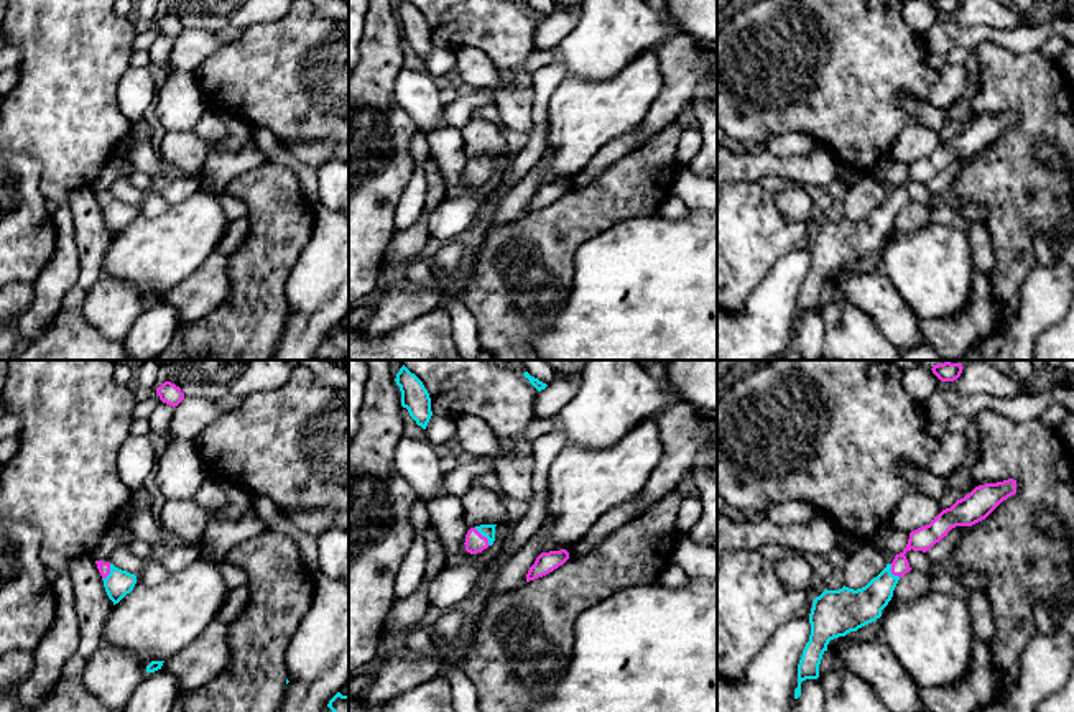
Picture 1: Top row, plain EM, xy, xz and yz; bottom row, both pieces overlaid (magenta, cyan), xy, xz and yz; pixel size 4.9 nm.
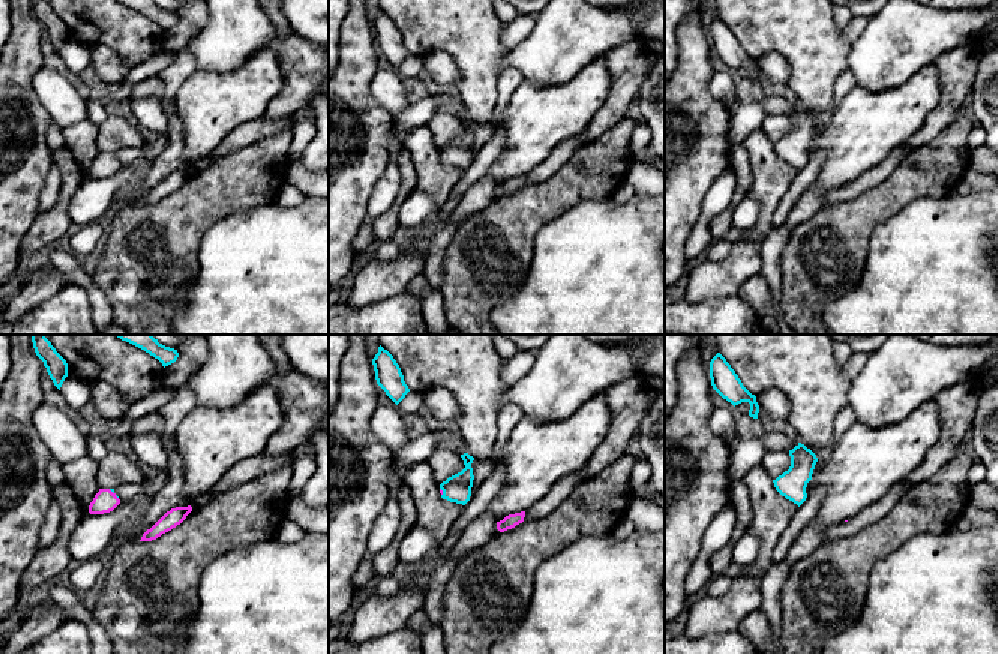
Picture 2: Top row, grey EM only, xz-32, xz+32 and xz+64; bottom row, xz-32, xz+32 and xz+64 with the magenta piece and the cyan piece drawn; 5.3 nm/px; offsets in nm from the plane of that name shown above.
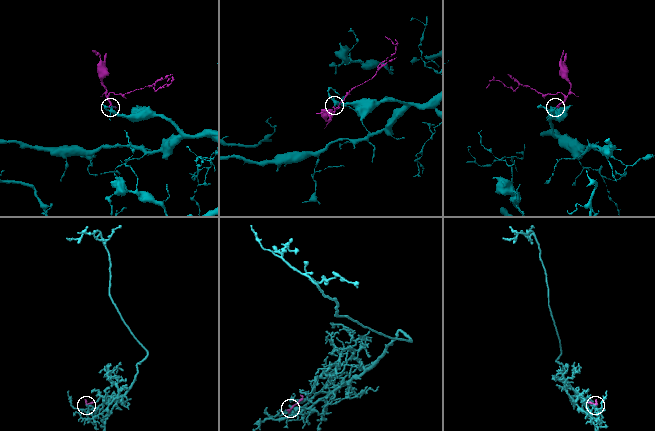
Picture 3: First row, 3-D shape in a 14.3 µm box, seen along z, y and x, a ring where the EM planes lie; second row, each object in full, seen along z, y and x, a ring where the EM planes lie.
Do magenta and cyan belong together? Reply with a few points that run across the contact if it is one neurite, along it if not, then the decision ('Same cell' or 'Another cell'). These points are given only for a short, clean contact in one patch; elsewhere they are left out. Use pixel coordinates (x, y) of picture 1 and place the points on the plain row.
Line: xz (474, 175), (484, 168), (486, 161). Same cell

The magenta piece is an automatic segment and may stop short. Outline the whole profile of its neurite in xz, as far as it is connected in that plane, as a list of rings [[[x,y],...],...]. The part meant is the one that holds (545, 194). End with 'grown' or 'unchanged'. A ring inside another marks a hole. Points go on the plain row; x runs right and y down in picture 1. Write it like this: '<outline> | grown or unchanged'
[[[566,181],[541,184],[536,189],[535,196],[530,199],[526,206],[526,214],[553,204],[554,201],[562,197],[567,191],[569,191],[569,184]]] | unchanged

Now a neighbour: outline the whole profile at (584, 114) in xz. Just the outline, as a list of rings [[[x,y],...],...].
[[[655,49],[635,56],[610,79],[569,77],[549,97],[546,145],[553,150],[541,184],[569,181],[579,174],[594,155],[612,140],[637,128],[663,87]]]

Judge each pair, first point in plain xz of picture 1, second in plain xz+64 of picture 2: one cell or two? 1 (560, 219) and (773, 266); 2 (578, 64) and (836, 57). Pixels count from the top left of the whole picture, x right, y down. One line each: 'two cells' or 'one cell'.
1: two cells
2: two cells

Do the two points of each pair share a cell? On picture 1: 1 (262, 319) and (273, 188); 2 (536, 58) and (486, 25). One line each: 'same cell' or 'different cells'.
1: same cell
2: different cells

